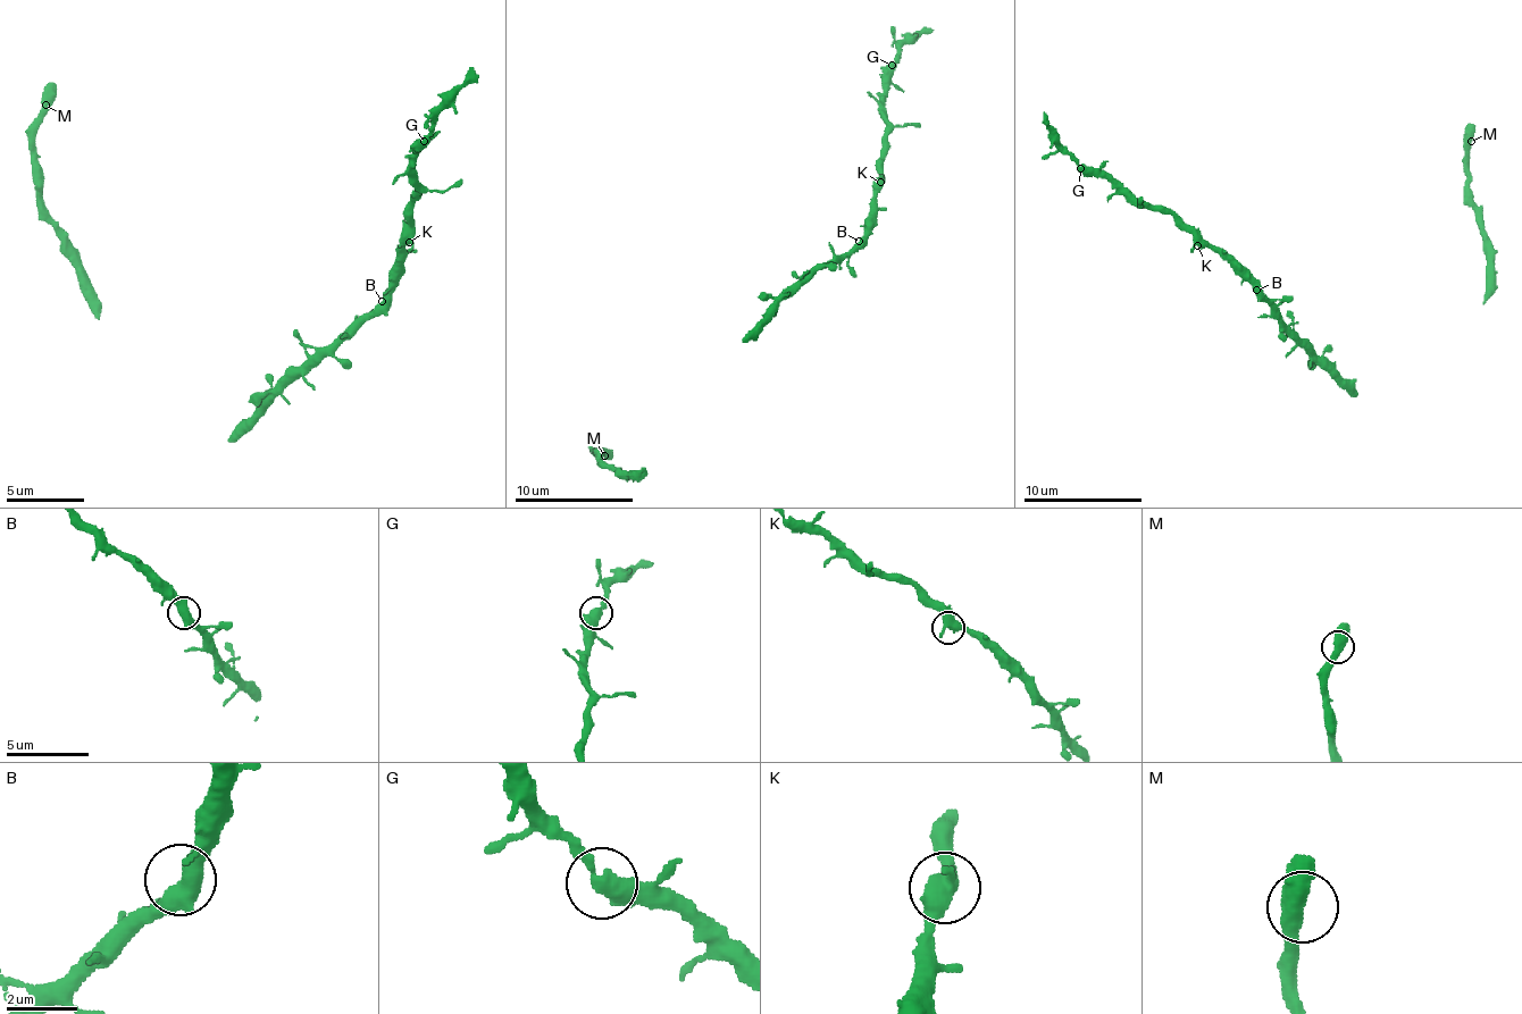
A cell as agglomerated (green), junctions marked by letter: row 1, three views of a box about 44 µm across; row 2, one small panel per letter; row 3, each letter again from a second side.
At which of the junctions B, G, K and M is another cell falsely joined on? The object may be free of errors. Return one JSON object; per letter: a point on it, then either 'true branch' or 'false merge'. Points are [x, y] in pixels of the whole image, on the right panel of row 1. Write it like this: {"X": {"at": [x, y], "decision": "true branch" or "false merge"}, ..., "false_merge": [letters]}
{"B": {"at": [1256, 290], "decision": "true branch"}, "G": {"at": [1080, 168], "decision": "true branch"}, "K": {"at": [1197, 245], "decision": "true branch"}, "M": {"at": [1471, 141], "decision": "true branch"}, "false_merge": []}

